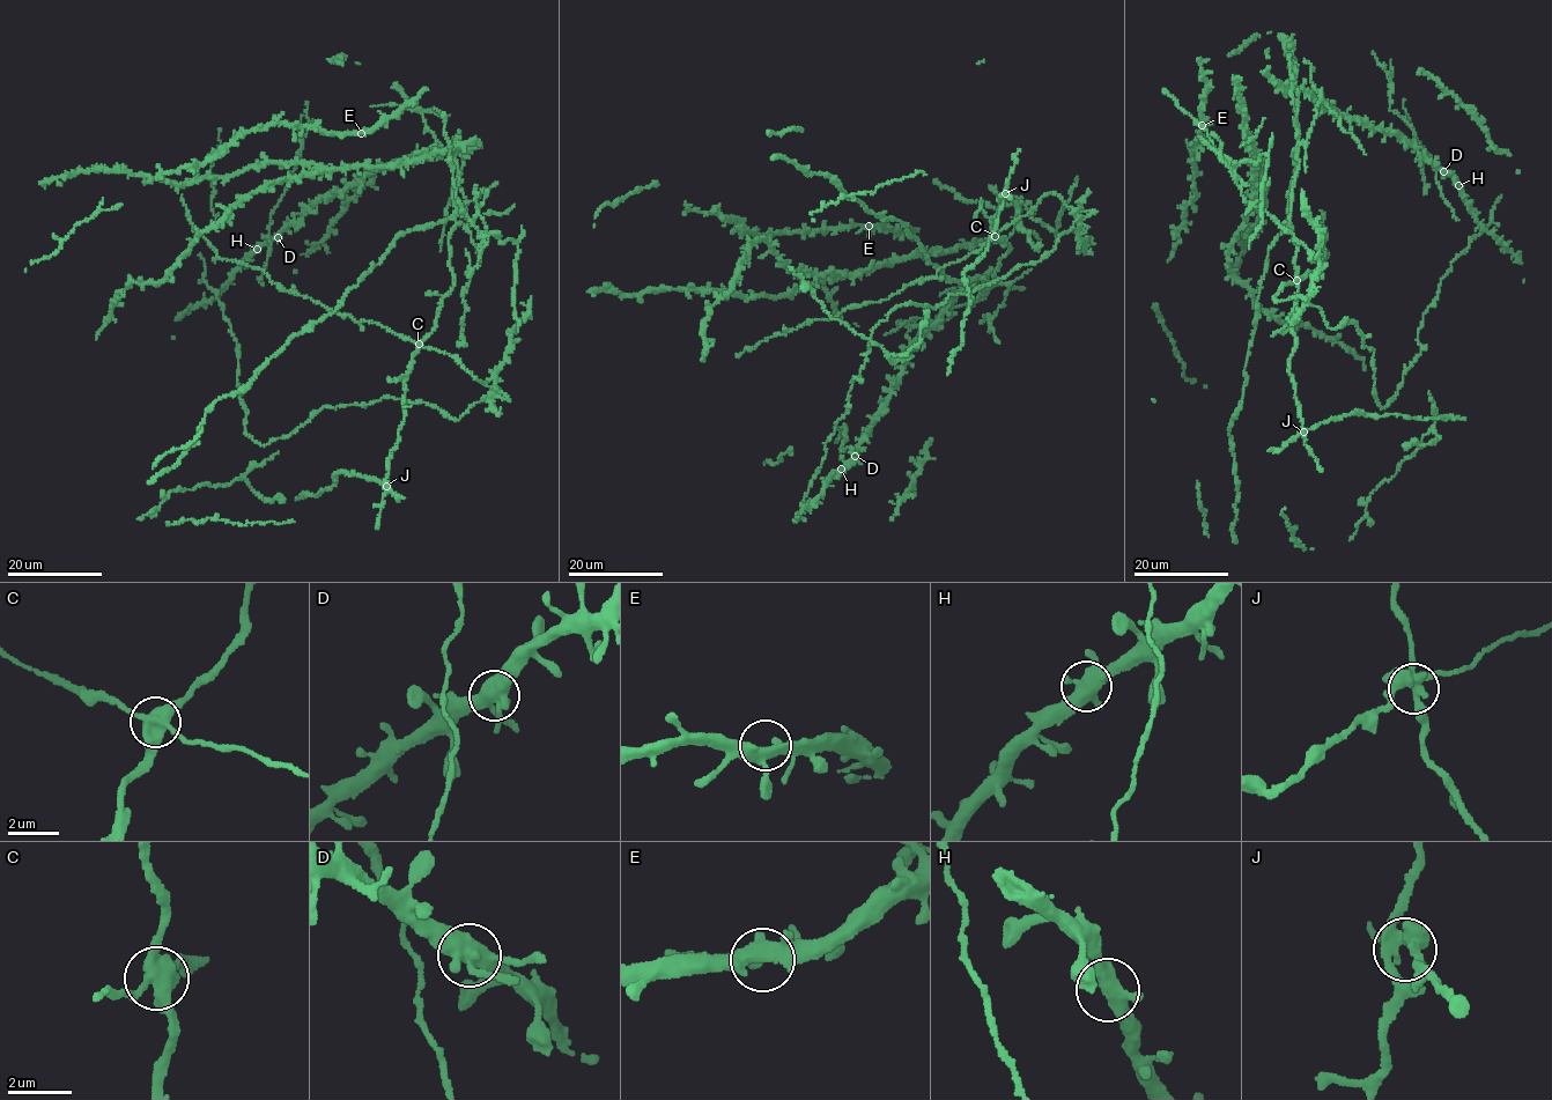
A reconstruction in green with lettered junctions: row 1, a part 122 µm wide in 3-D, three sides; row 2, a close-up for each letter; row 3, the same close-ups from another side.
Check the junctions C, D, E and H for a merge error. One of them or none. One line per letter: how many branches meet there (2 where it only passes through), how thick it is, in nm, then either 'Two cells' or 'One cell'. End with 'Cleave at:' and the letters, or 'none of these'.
C: Branches: 4. Thickness 500 nm. Two cells
D: Branches: 4. Thickness 480 nm. One cell
E: Branches: 4. Thickness 400 nm. One cell
H: Branches: 4. Thickness 460 nm. One cell
Cleave at: C

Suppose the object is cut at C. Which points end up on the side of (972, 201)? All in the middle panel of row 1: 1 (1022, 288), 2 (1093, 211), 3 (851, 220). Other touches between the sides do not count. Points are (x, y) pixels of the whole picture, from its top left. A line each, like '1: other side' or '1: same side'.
1: same side
2: other side
3: other side

